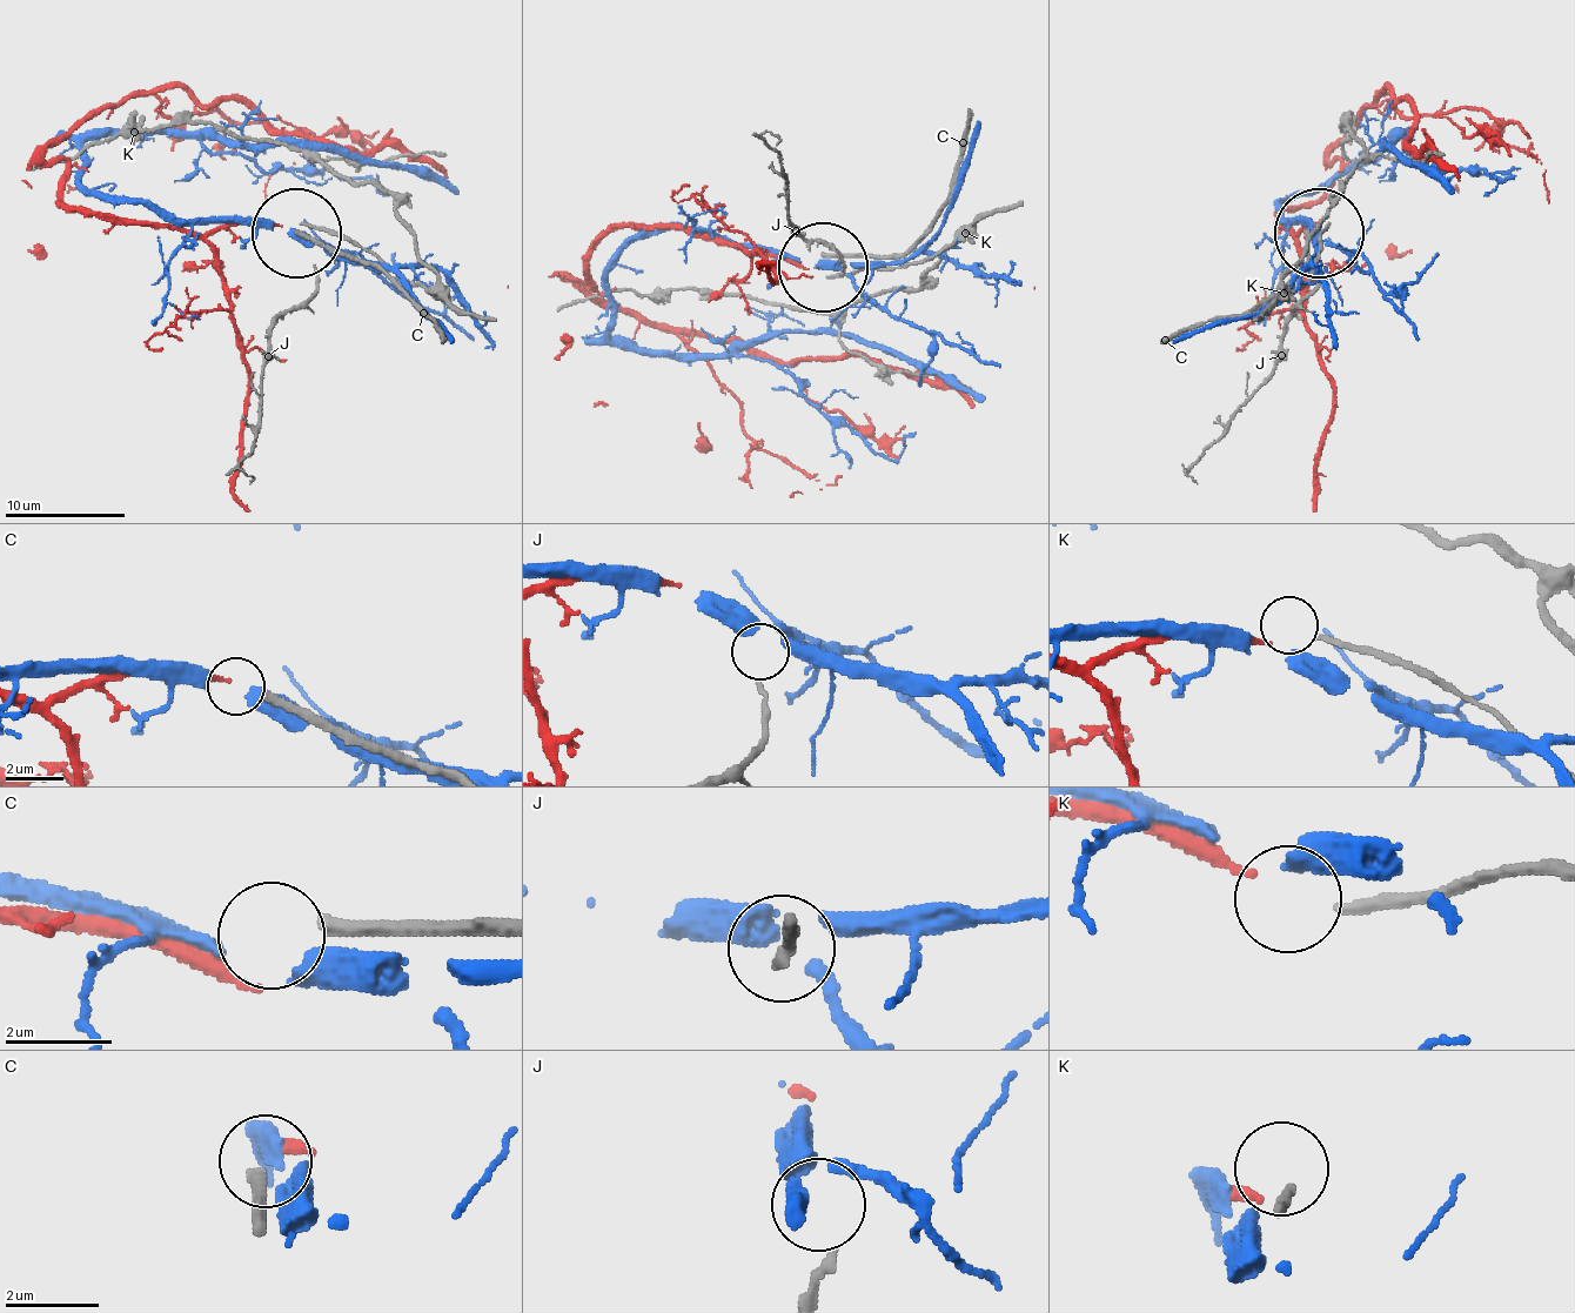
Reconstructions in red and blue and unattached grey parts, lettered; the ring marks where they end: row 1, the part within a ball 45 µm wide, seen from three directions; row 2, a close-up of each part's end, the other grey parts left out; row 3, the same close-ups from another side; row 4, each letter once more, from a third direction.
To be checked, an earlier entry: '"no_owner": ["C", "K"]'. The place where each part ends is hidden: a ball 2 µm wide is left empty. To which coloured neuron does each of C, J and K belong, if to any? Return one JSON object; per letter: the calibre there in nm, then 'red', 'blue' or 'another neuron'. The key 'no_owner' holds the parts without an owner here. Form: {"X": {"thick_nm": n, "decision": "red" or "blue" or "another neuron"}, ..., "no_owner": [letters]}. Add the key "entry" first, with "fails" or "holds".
{"entry": "holds", "C": {"thick_nm": 300, "decision": "another neuron"}, "J": {"thick_nm": 170, "decision": "blue"}, "K": {"thick_nm": 200, "decision": "another neuron"}, "no_owner": ["C", "K"]}

